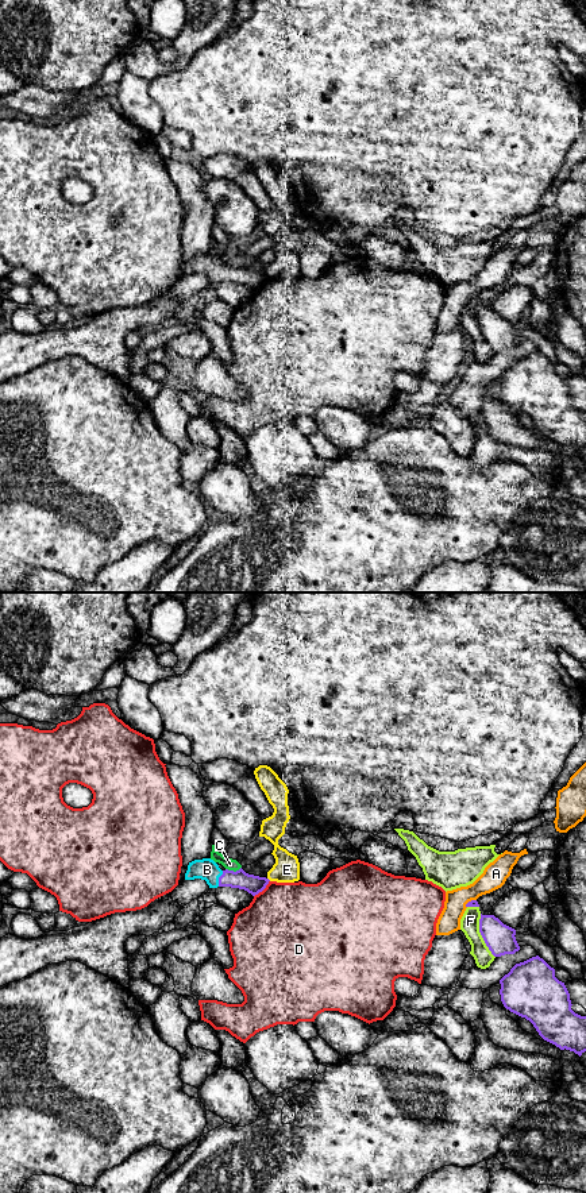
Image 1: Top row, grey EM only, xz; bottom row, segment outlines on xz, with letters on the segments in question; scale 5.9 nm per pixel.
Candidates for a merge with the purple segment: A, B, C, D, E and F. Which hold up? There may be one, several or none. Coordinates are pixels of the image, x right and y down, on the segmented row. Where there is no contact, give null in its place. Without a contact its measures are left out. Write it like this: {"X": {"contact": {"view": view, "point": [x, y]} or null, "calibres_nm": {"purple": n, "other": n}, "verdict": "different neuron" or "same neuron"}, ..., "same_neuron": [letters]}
{"A": {"contact": {"view": "xz", "point": [471, 900]}, "calibres_nm": {"purple": 50, "other": 140}, "verdict": "different neuron"}, "B": {"contact": {"view": "xz", "point": [219, 879]}, "calibres_nm": {"purple": 110, "other": 130}, "verdict": "same neuron"}, "C": {"contact": {"view": "xz", "point": [232, 871]}, "calibres_nm": {"purple": 110, "other": 70}, "verdict": "different neuron"}, "D": {"contact": {"view": "xz", "point": [262, 890]}, "calibres_nm": {"purple": 110, "other": 500}, "verdict": "different neuron"}, "E": {"contact": null, "verdict": "different neuron"}, "F": {"contact": {"view": "xz", "point": [481, 934]}, "calibres_nm": {"purple": 180, "other": 110}, "verdict": "different neuron"}, "same_neuron": ["B"]}

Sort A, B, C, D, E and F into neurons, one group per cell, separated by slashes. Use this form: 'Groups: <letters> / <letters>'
Groups: A / B / C / D / E / F

